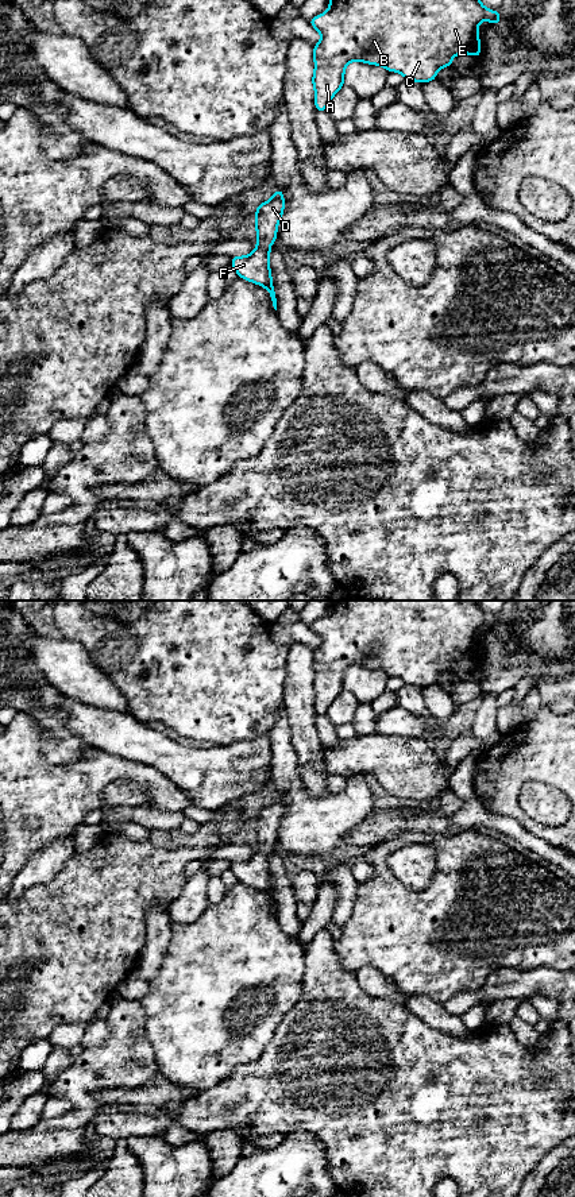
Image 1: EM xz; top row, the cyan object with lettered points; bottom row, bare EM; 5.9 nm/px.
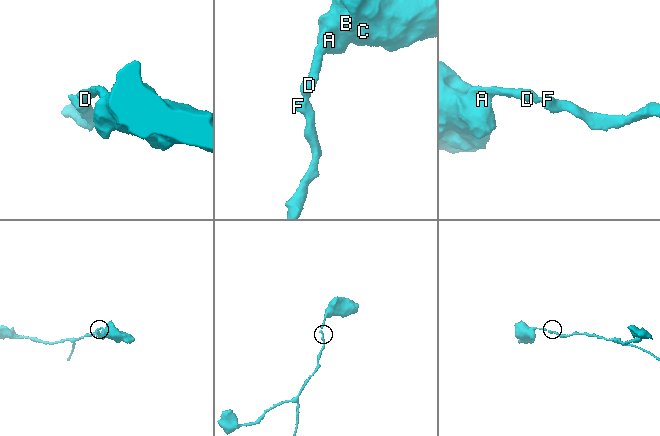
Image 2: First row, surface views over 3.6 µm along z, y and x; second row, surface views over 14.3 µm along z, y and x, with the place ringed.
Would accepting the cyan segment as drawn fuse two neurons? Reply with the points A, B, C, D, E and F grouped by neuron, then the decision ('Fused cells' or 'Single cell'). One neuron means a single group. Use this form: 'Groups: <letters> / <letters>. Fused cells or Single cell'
Groups: A B C D E F. Single cell

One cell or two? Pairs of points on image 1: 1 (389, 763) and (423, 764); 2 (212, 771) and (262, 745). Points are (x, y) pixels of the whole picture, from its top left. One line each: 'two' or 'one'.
1: one
2: one

